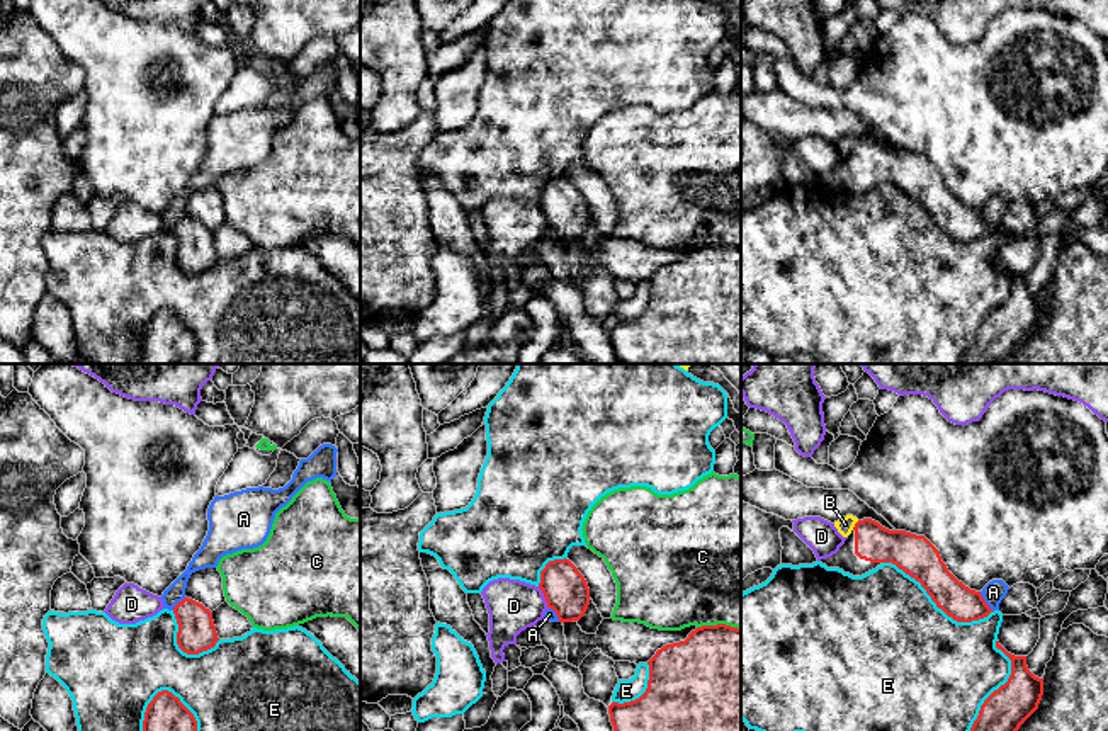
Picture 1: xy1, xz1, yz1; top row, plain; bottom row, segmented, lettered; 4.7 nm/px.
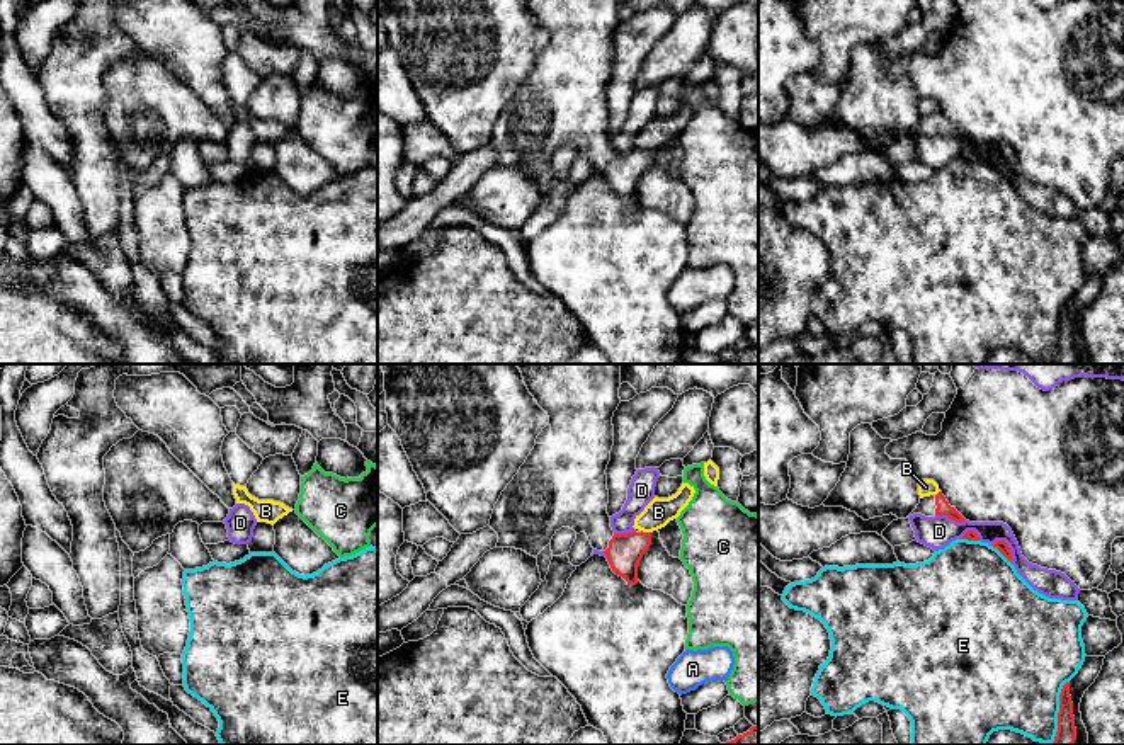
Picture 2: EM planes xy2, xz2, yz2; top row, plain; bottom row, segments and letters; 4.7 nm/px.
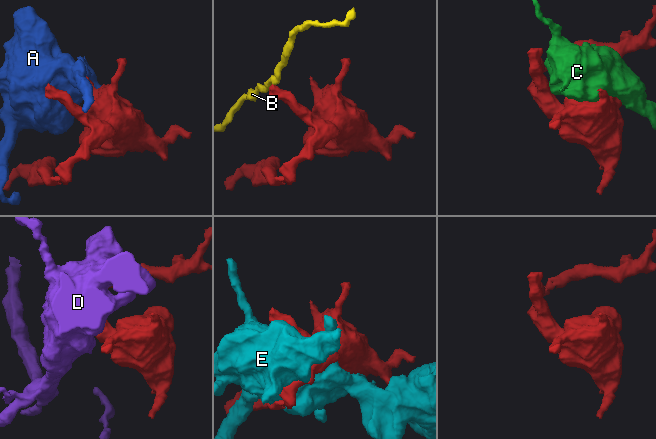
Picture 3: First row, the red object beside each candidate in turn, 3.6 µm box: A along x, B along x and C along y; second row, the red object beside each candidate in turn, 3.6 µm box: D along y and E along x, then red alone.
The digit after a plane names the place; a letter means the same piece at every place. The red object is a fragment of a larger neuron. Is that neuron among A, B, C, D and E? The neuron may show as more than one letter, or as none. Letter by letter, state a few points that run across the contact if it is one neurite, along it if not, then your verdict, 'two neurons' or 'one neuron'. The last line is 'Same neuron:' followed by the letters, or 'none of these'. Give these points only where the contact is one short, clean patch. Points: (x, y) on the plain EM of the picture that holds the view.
A: line yz1 (979, 211), (993, 230); two neurons
B: line yz1 (859, 140), (852, 148); two neurons
C: two neurons
D: two neurons
E: two neurons
Same neuron: none of these

